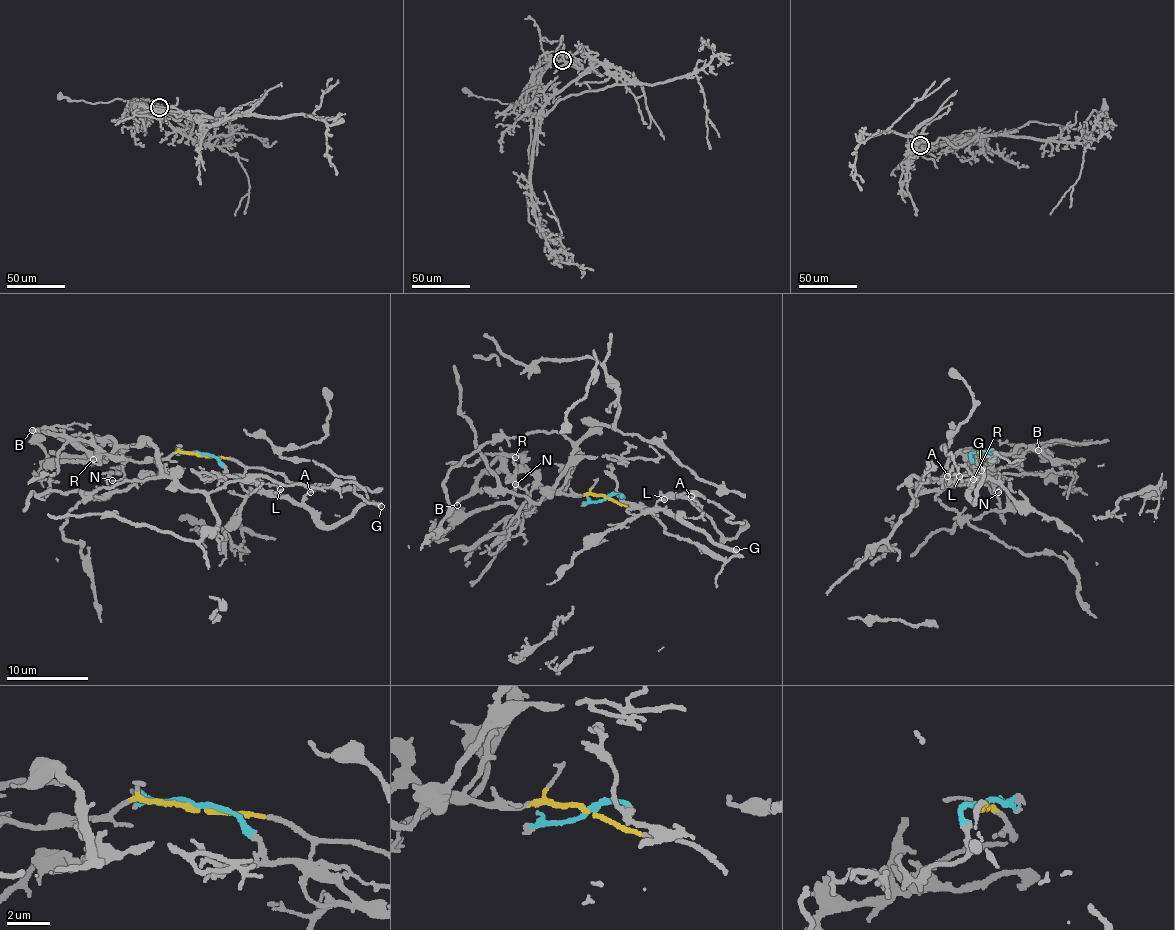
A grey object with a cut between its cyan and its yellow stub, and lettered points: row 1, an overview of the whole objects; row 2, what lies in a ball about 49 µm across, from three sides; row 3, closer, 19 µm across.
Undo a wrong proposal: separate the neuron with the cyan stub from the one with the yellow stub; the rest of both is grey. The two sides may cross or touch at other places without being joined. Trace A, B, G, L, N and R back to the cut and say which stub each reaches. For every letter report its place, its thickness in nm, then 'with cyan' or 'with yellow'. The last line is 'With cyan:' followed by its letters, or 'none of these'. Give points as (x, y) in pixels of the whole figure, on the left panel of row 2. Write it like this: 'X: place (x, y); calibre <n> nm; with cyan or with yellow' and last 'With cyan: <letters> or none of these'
A: place (310, 492); calibre 120 nm; with cyan
B: place (32, 430); calibre 190 nm; with yellow
G: place (381, 506); calibre 400 nm; with cyan
L: place (280, 489); calibre 180 nm; with cyan
N: place (112, 480); calibre 140 nm; with yellow
R: place (93, 459); calibre 140 nm; with yellow
With cyan: A, G, L

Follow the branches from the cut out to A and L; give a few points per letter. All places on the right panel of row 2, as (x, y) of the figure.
A: (977, 453), (970, 455), (978, 476), (969, 480), (972, 484), (970, 471), (960, 465), (952, 465), (948, 475)
L: (977, 453), (970, 455), (977, 478), (973, 480), (958, 477)

